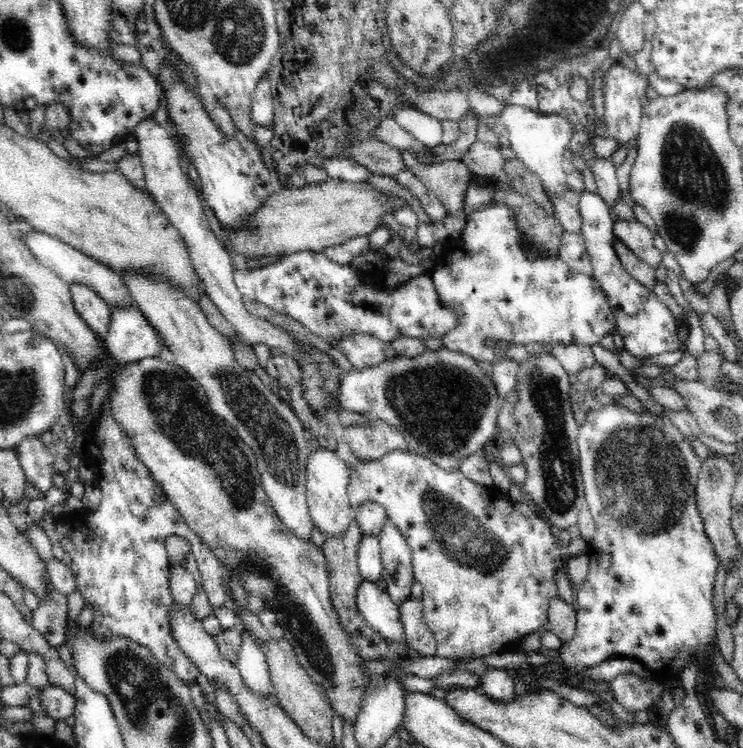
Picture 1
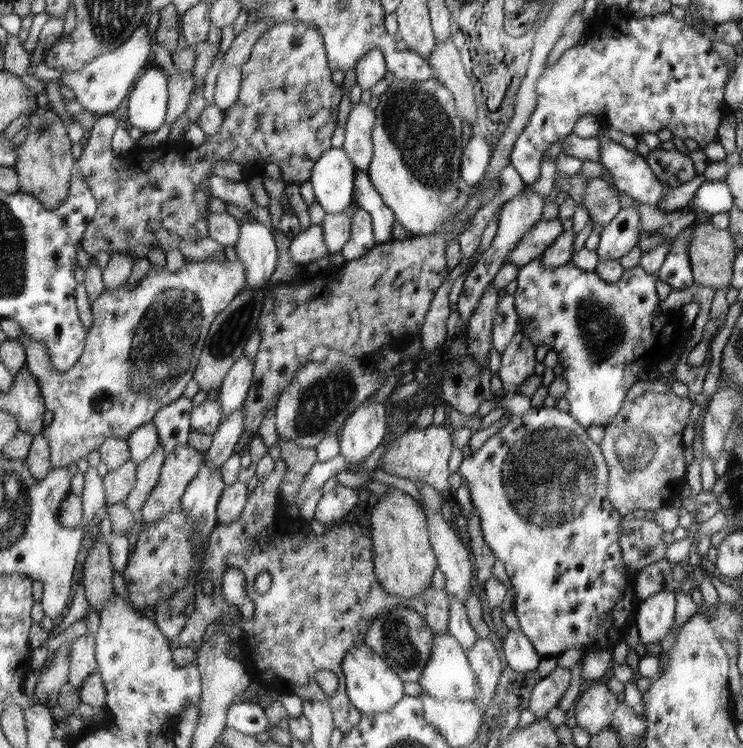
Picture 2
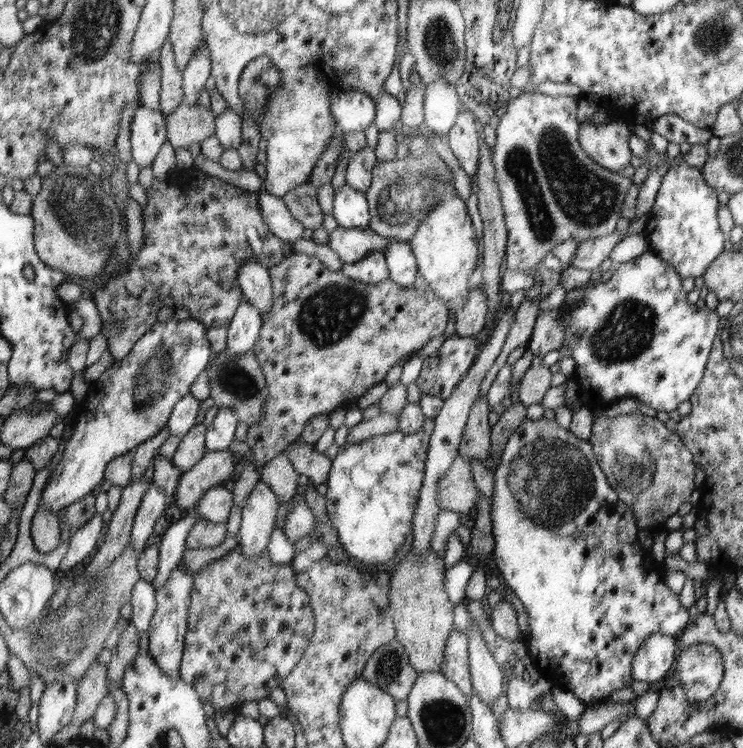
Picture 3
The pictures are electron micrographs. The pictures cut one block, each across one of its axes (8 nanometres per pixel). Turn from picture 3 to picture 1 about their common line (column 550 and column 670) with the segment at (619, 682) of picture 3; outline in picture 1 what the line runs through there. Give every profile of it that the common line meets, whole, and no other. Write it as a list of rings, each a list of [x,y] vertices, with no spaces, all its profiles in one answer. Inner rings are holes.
[[[608,404],[600,409],[588,412],[582,426],[579,427],[577,445],[579,448],[579,464],[583,476],[585,497],[595,522],[595,533],[590,540],[589,548],[594,550],[596,560],[584,559],[584,574],[574,583],[574,607],[577,616],[577,628],[575,635],[557,651],[551,660],[551,666],[556,666],[556,672],[566,677],[576,677],[585,669],[604,662],[606,658],[612,658],[610,654],[636,654],[634,659],[646,666],[651,677],[661,683],[676,680],[679,674],[690,664],[697,660],[699,668],[706,670],[710,678],[714,676],[712,662],[712,648],[717,645],[716,636],[716,607],[714,607],[714,582],[720,564],[715,553],[714,546],[707,538],[705,526],[699,513],[696,500],[697,478],[701,469],[700,458],[693,448],[687,443],[687,437],[680,433],[680,430],[666,416],[654,416],[648,412],[636,414],[621,405]]]

